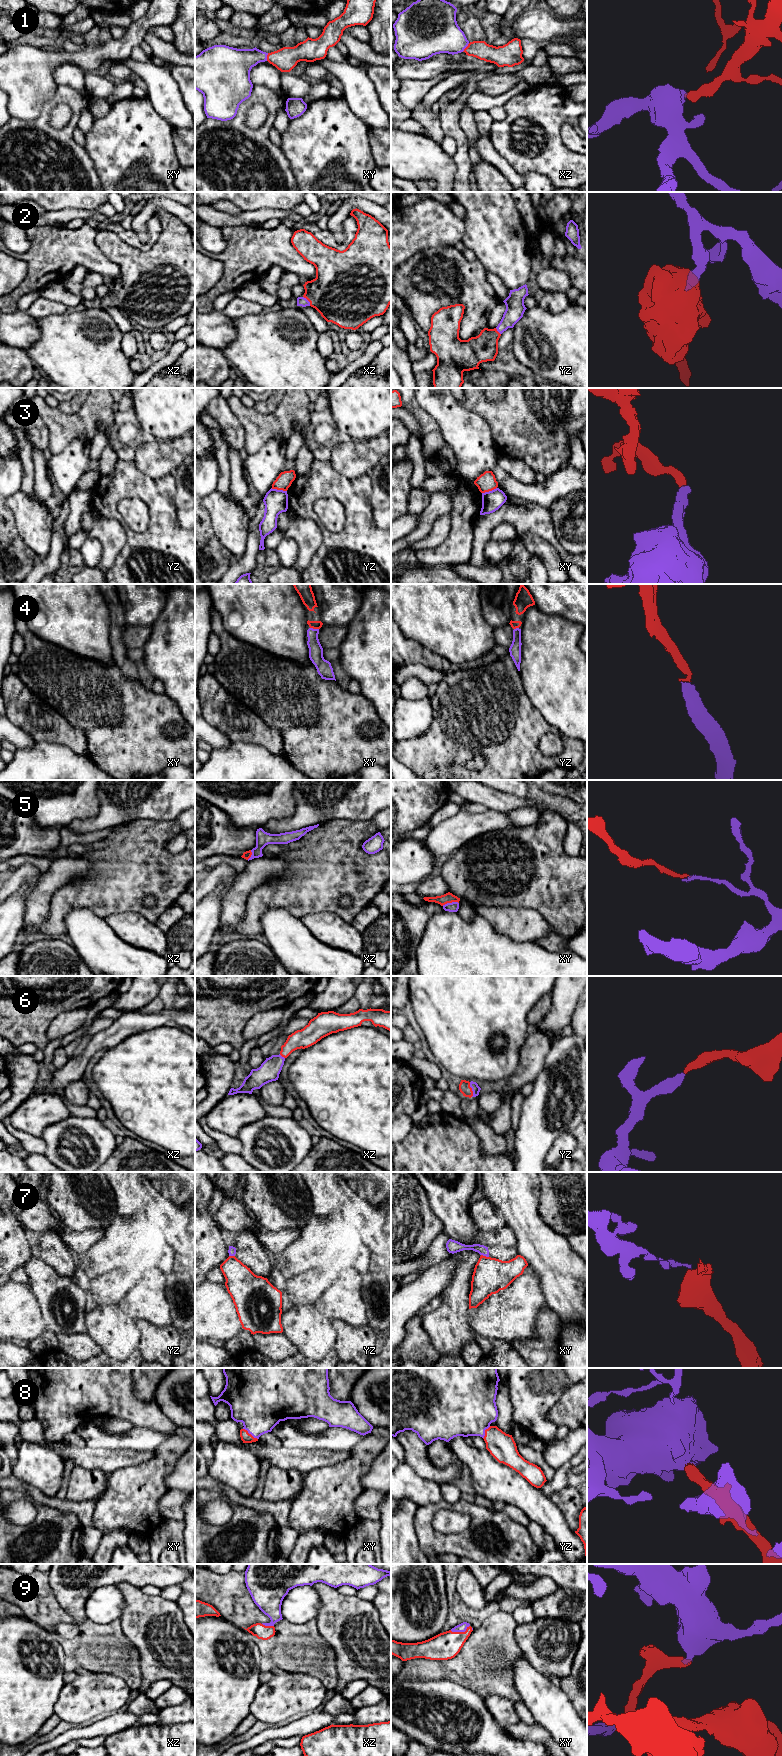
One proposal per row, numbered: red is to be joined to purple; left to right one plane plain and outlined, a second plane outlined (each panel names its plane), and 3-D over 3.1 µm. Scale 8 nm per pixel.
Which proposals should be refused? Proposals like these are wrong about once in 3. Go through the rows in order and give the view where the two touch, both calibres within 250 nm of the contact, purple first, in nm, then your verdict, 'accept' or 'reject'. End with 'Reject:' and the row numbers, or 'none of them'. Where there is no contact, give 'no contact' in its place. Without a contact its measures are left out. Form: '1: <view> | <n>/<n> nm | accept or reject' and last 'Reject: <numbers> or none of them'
1: xz | 320/140 nm | accept
2: xz | 80/440 nm | accept
3: yz | 190/120 nm | reject
4: xy | 110/60 nm | accept
5: xy | 80/80 nm | reject
6: yz | 70/90 nm | accept
7: xy | 90/280 nm | reject
8: xy | 420/80 nm | accept
9: xy | 70/220 nm | accept
Reject: 3, 5, 7

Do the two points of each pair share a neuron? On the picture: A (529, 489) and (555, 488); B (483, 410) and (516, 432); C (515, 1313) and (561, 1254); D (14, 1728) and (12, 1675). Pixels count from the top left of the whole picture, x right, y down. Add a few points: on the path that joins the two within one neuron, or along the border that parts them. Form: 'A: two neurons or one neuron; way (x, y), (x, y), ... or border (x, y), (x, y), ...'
A: one neuron; way (535, 491), (549, 491)
B: one neuron; way (491, 411), (498, 414), (508, 424)
C: two neurons; border (533, 1271), (538, 1278), (541, 1292), (547, 1304)
D: one neuron; way (11, 1715), (10, 1688)

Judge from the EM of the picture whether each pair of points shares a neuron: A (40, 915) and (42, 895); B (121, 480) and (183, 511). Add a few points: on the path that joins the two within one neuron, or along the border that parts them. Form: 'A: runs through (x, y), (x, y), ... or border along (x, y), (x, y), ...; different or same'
A: runs through (40, 910), (40, 900); same
B: border along (176, 483), (175, 513), (177, 520), (184, 528); different

